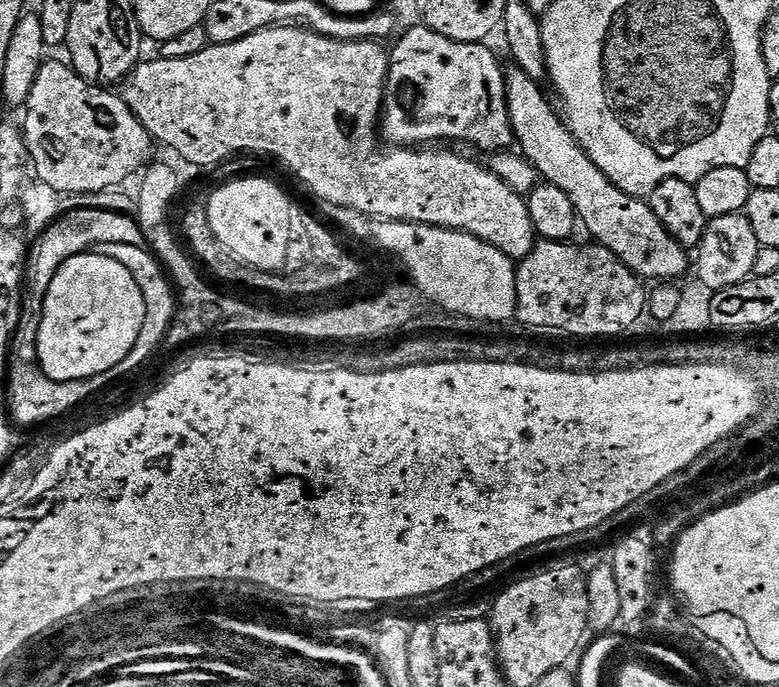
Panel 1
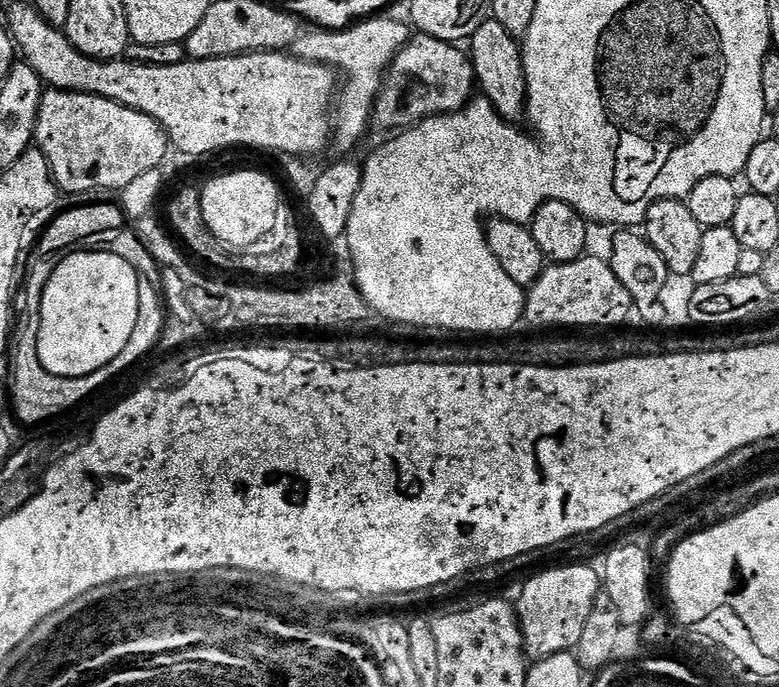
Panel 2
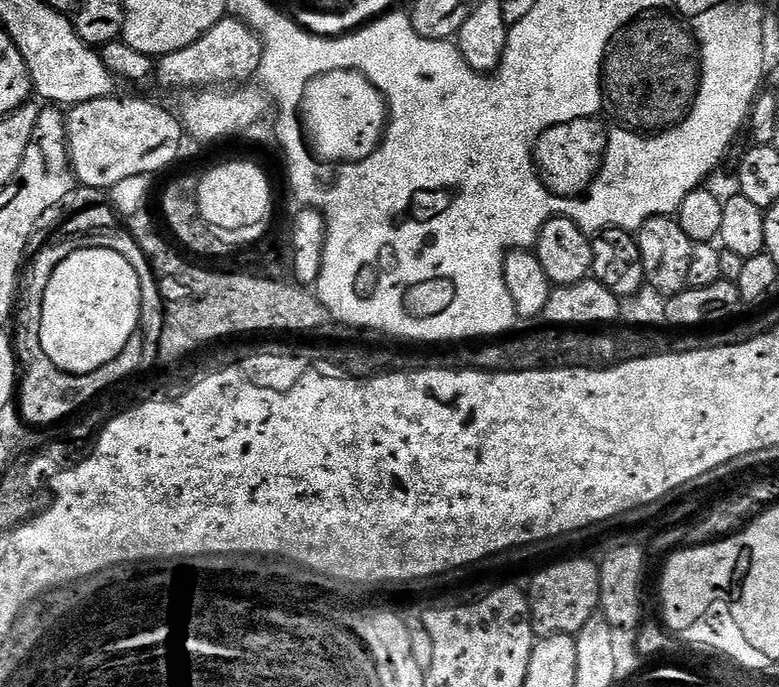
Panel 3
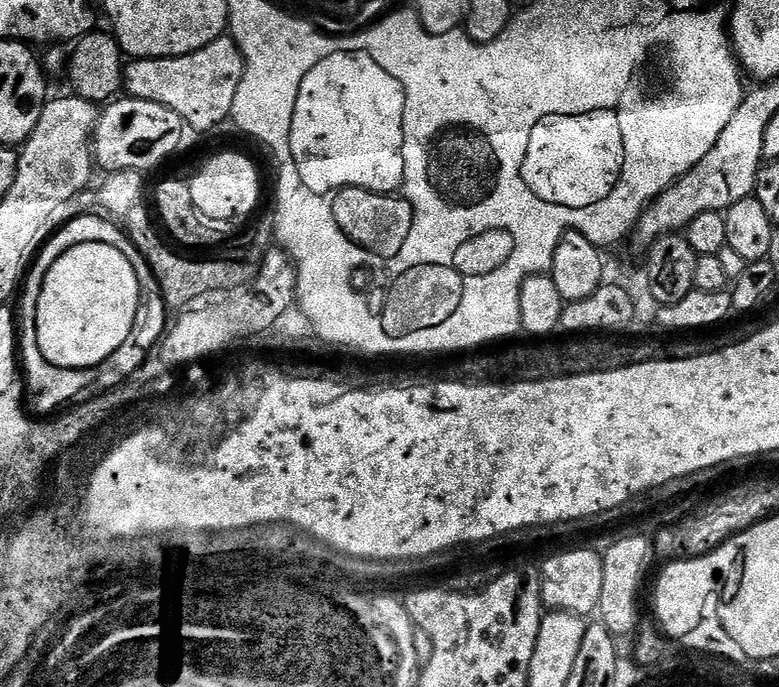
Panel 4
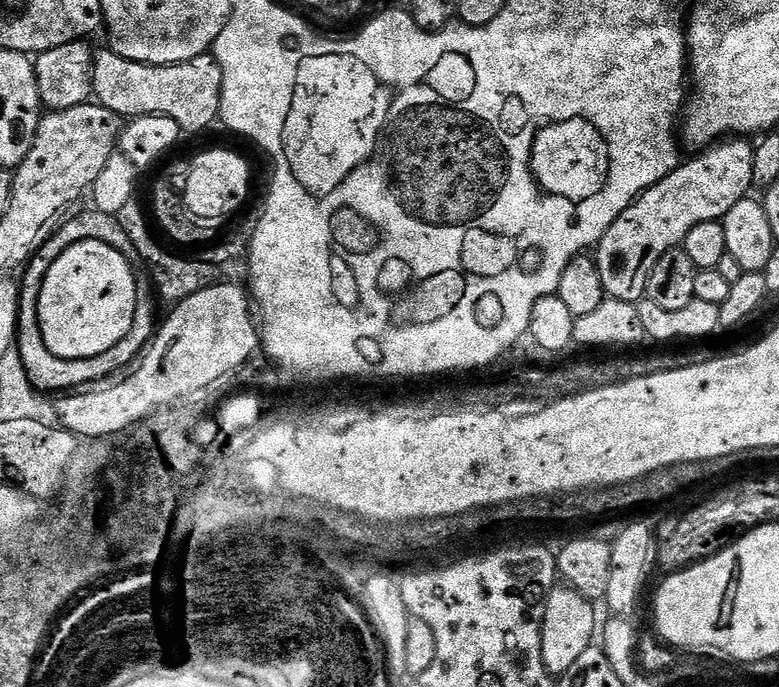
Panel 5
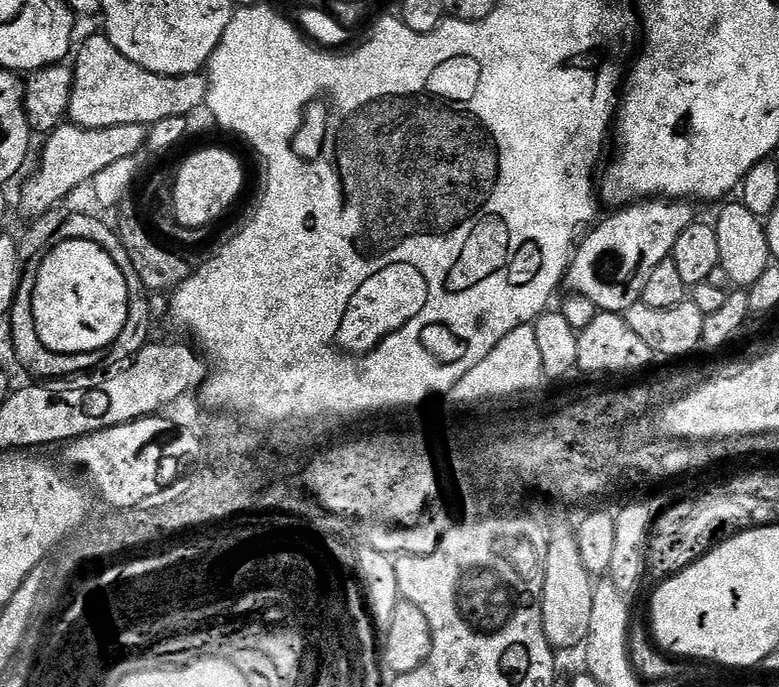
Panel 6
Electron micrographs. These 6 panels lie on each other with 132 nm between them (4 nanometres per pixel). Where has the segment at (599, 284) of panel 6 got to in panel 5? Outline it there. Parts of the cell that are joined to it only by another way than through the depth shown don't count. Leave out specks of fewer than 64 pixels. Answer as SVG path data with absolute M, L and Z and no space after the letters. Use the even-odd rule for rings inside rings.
M728 138L723 142L717 142L701 151L693 160L685 159L673 170L666 178L662 178L662 182L658 182L654 187L647 188L642 195L636 197L636 201L622 213L614 222L614 226L610 226L610 230L606 230L606 234L601 238L600 243L594 249L594 259L598 266L598 278L602 278L602 286L604 287L605 297L613 300L621 300L622 302L630 302L636 304L645 299L648 291L648 279L650 278L650 270L654 270L654 266L658 266L658 258L662 258L662 254L666 254L672 248L679 248L683 245L686 234L690 234L690 230L694 230L694 226L702 226L702 222L714 222L715 220L723 221L726 214L730 214L730 210L734 210L734 206L738 206L738 202L742 202L753 191L752 175L754 174L754 154L752 153L753 145L744 138Z

